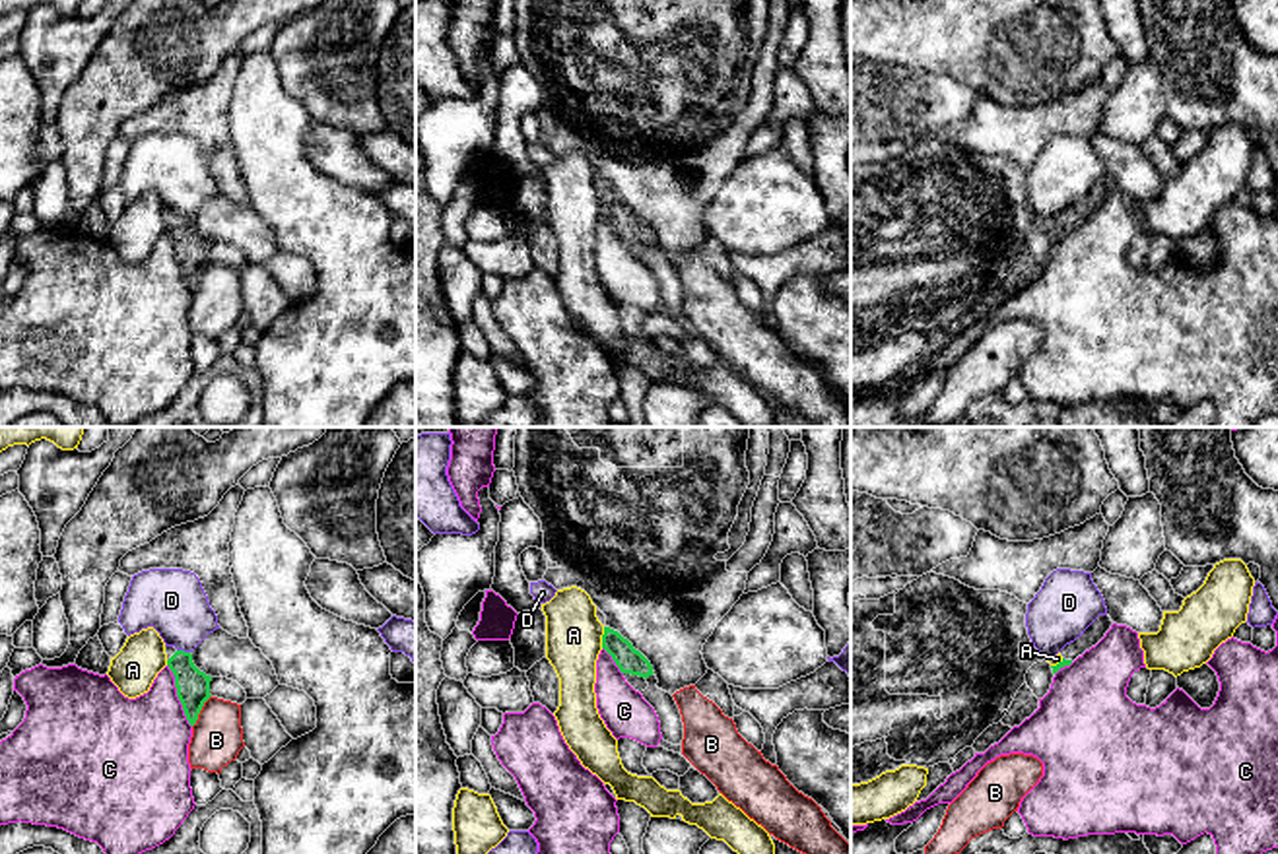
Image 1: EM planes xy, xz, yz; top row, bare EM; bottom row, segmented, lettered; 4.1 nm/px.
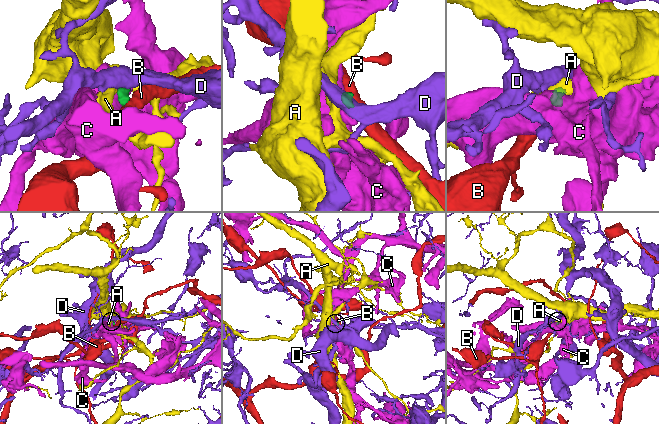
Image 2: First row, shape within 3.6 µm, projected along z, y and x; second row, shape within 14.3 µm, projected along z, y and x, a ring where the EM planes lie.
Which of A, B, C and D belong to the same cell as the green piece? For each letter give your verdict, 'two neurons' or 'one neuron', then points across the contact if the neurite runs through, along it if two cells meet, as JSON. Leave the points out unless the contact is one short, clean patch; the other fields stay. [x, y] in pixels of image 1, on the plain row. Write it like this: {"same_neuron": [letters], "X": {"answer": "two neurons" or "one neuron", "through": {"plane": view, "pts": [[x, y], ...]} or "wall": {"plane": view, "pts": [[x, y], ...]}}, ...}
{"same_neuron": [], "A": {"answer": "two neurons", "wall": {"plane": "xz", "pts": [[605, 193], [601, 212]]}}, "B": {"answer": "two neurons", "wall": {"plane": "xy", "pts": [[210, 261], [193, 292]]}}, "C": {"answer": "two neurons", "wall": {"plane": "xy", "pts": [[168, 229], [175, 261], [191, 292]]}}, "D": {"answer": "two neurons", "wall": {"plane": "xy", "pts": [[177, 214], [189, 218]]}}}

